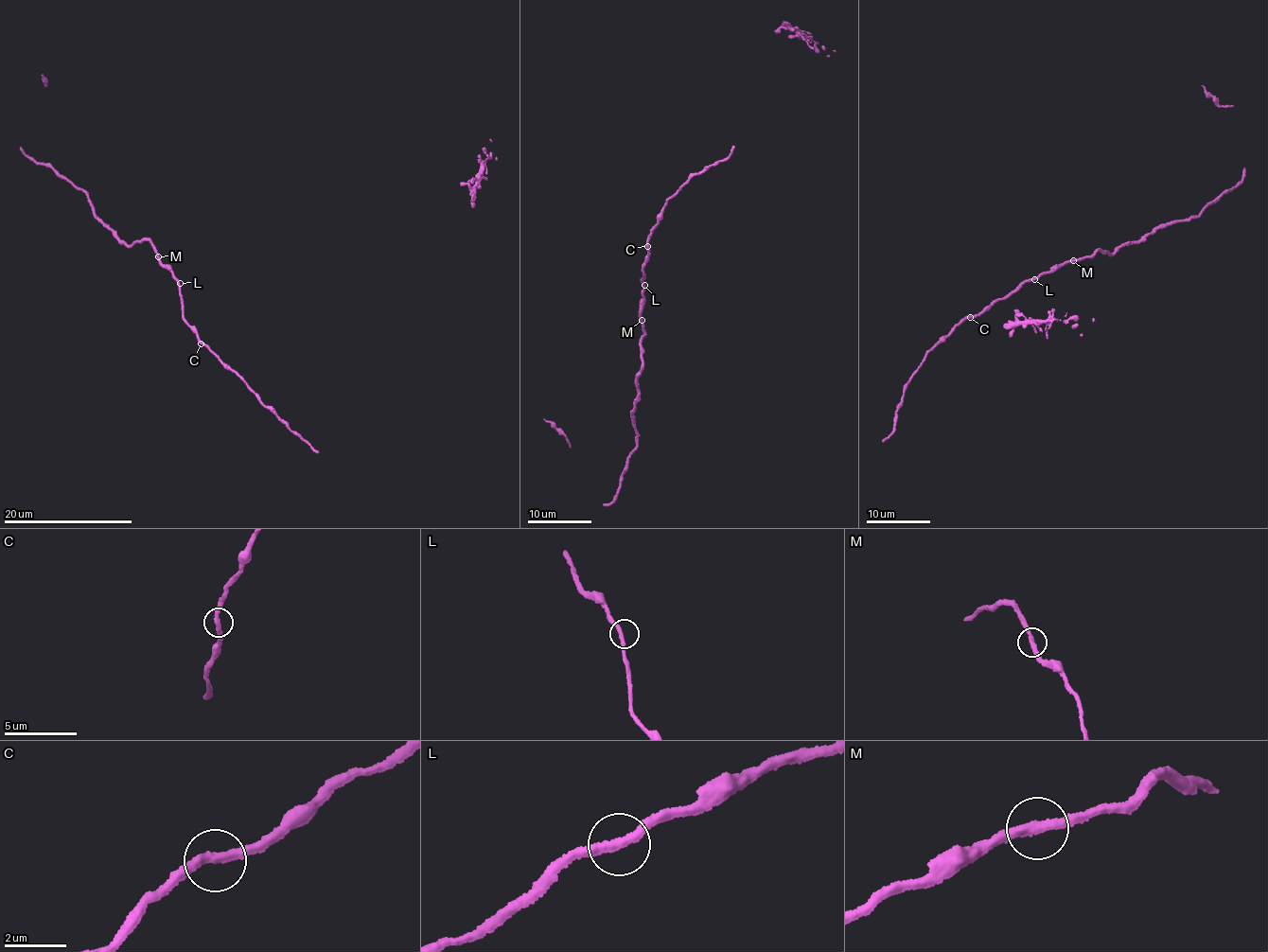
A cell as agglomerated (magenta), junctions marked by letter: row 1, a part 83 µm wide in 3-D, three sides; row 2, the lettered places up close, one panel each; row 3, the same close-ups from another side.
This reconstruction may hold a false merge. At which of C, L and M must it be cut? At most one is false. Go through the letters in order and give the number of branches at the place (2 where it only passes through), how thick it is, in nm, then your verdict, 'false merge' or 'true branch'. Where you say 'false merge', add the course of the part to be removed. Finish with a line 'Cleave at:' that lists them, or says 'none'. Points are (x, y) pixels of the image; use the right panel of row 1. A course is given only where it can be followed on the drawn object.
C: 2 branches meet; 320 nm thick; true branch
L: 2 branches meet; 280 nm thick; true branch
M: 2 branches meet; 320 nm thick; false merge
Cleave at: M

